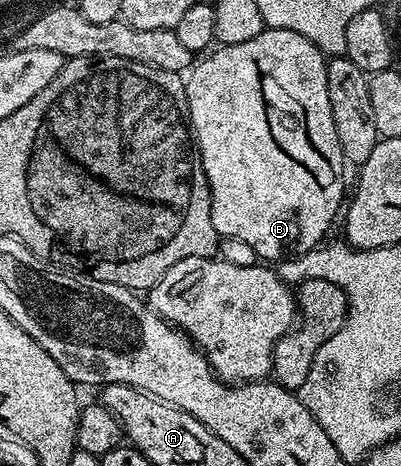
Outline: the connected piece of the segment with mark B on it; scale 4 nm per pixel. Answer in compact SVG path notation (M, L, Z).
M270 27L262 33L258 33L258 37L254 37L254 41L242 41L242 45L230 45L229 47L217 46L215 50L205 54L201 59L204 60L201 63L199 60L191 68L186 79L187 122L190 124L190 130L208 178L208 188L212 194L214 229L225 239L246 241L246 245L250 245L250 249L254 249L257 260L260 261L268 261L264 259L291 261L297 255L304 255L307 251L315 251L325 242L324 234L331 229L332 222L336 219L336 210L340 207L340 194L344 191L344 170L346 170L346 164L342 157L342 145L338 145L338 133L334 133L334 113L330 113L330 93L326 89L328 65L324 52L314 46L306 37L302 37L298 33L290 33L290 29Z

